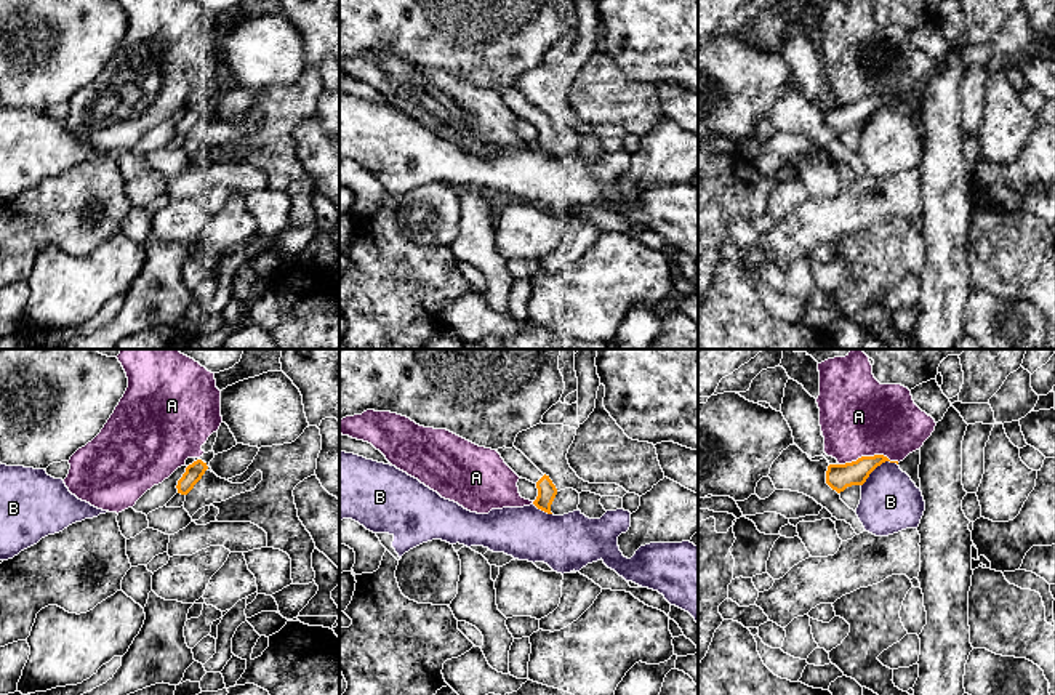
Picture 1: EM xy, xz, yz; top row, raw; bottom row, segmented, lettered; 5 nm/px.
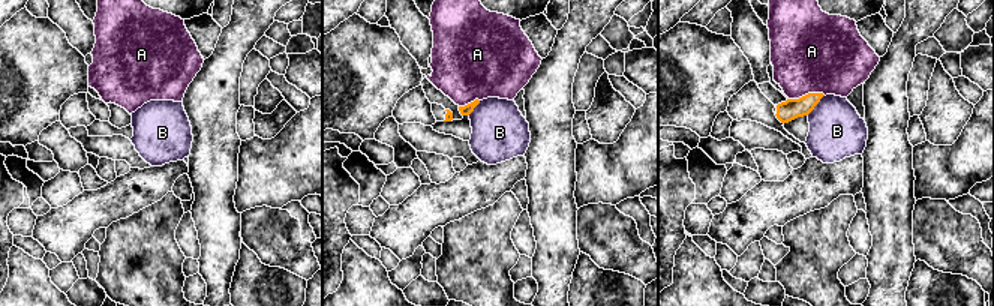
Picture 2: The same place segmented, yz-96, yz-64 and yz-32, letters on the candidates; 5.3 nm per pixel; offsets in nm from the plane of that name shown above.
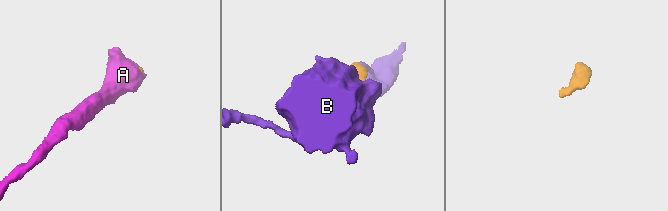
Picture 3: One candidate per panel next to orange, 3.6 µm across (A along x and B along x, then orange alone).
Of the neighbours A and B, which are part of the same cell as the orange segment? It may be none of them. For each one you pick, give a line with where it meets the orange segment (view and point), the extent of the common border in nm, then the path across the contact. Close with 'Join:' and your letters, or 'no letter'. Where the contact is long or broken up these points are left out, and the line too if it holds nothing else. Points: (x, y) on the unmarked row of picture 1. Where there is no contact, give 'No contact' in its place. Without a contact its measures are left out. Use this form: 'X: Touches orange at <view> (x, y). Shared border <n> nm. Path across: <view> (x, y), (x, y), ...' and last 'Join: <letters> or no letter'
Join: no letter

